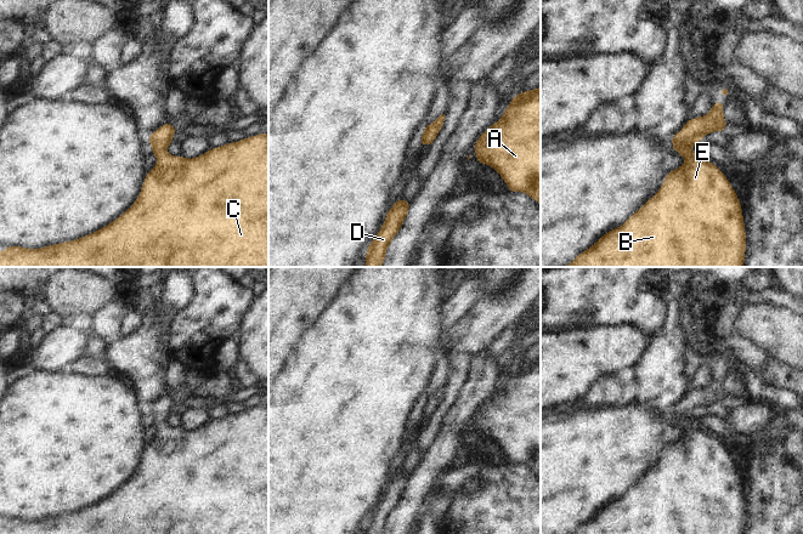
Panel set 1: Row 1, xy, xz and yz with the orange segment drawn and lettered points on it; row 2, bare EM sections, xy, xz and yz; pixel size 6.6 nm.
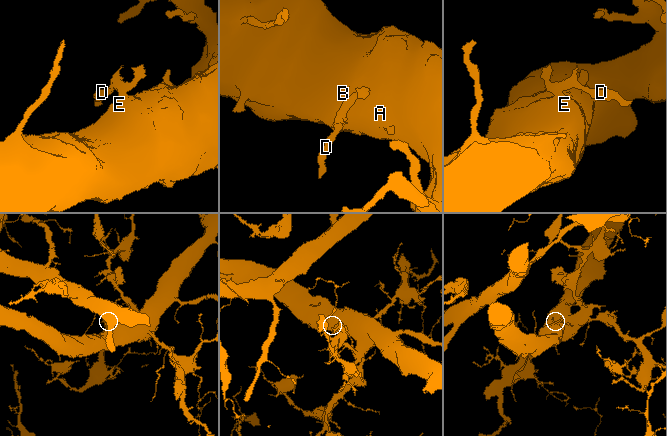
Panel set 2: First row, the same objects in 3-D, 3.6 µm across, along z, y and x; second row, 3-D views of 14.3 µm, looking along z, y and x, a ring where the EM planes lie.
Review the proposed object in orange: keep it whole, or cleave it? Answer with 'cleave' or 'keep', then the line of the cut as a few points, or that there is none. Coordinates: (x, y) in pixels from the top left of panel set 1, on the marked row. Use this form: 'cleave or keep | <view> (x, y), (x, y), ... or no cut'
keep | no cut

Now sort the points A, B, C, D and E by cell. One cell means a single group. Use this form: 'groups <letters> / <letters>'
groups A B C D E

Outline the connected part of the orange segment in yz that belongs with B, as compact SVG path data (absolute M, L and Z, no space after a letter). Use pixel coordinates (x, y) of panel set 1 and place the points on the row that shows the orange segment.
M722 101L709 113L689 120L671 140L672 150L679 152L688 161L667 174L658 193L651 197L623 226L604 234L592 248L578 255L565 267L743 267L746 234L741 204L724 174L701 155L691 152L691 146L703 140L706 134L724 131Z

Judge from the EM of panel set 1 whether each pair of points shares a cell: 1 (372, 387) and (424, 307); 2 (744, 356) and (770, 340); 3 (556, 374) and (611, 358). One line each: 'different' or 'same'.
1: same
2: different
3: same

